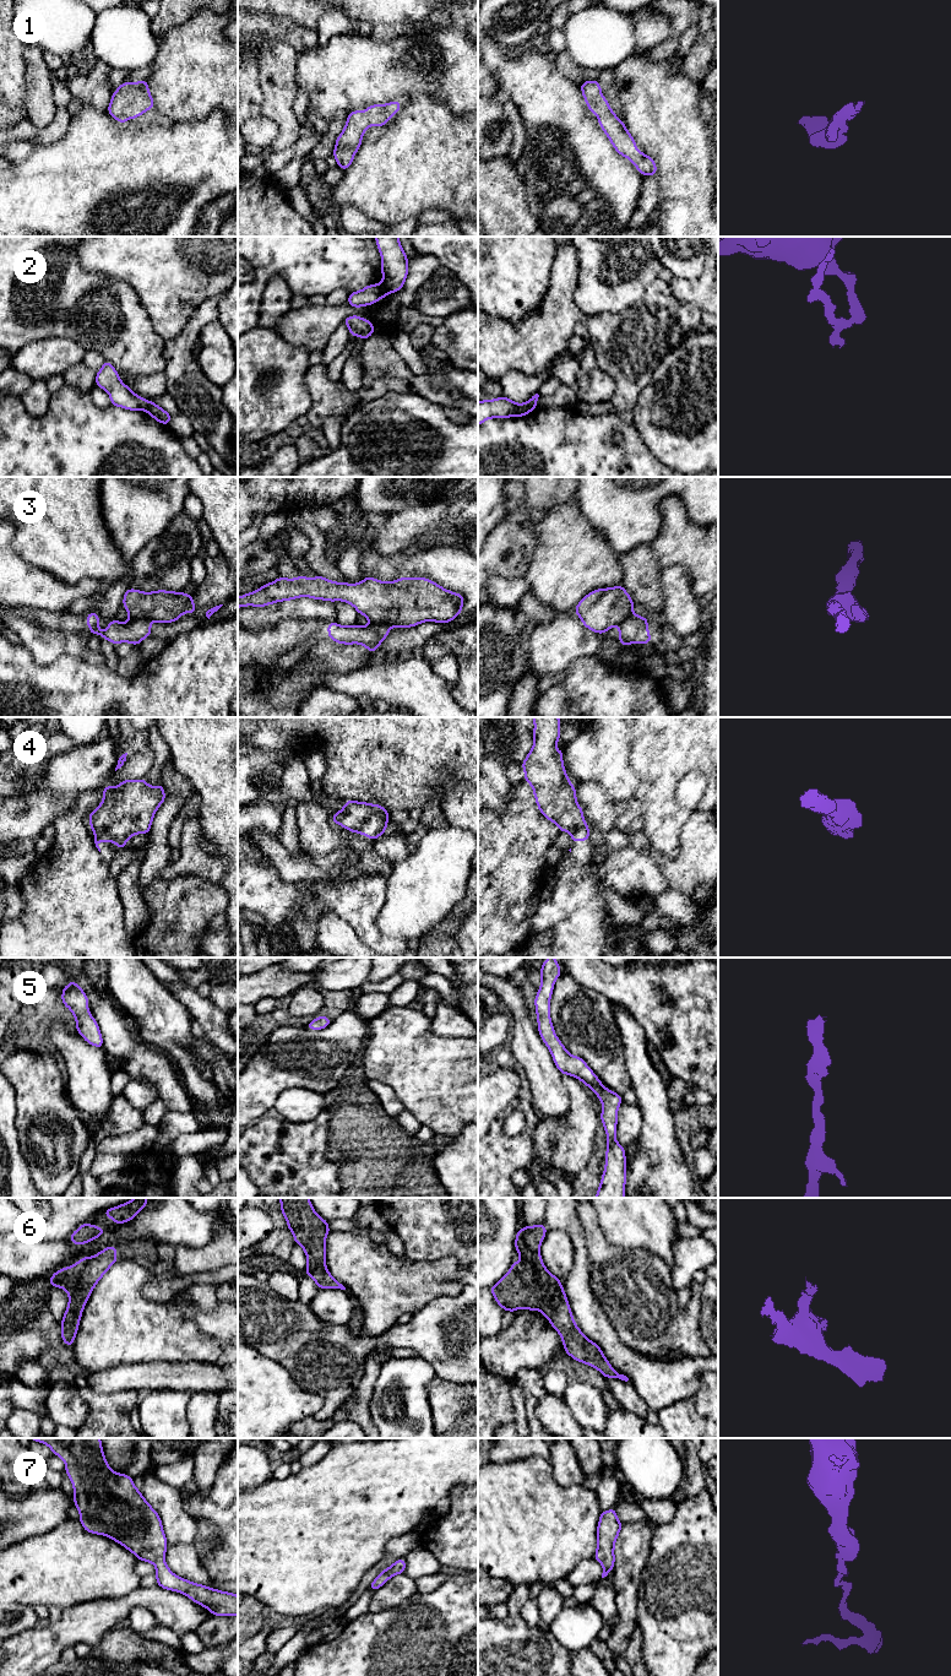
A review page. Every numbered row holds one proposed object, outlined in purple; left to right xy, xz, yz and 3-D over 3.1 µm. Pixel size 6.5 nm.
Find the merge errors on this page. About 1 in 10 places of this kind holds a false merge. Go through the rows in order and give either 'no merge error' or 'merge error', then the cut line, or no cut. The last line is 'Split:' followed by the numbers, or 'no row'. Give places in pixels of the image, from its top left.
1: no merge error | no cut
2: merge error | xz (382, 282), (390, 292)
3: merge error | xy (130, 617), (151, 622)
4: no merge error | no cut
5: no merge error | no cut
6: no merge error | no cut
7: no merge error | no cut
Split: 2, 3

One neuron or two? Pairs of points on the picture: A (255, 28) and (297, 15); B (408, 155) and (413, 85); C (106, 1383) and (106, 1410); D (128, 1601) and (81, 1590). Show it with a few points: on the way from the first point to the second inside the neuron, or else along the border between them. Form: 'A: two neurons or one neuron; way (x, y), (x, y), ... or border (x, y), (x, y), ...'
A: two neurons; border (260, 12), (286, 16), (304, 27), (314, 28)
B: two neurons; border (411, 99), (418, 96), (429, 96), (440, 103)
C: two neurons; border (85, 1373), (85, 1381), (93, 1390), (134, 1390)
D: two neurons; border (136, 1588), (120, 1596), (86, 1600), (81, 1604)

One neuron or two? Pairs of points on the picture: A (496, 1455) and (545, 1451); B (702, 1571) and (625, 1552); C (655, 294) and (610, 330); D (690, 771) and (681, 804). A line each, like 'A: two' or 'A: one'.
A: one
B: two
C: one
D: one

